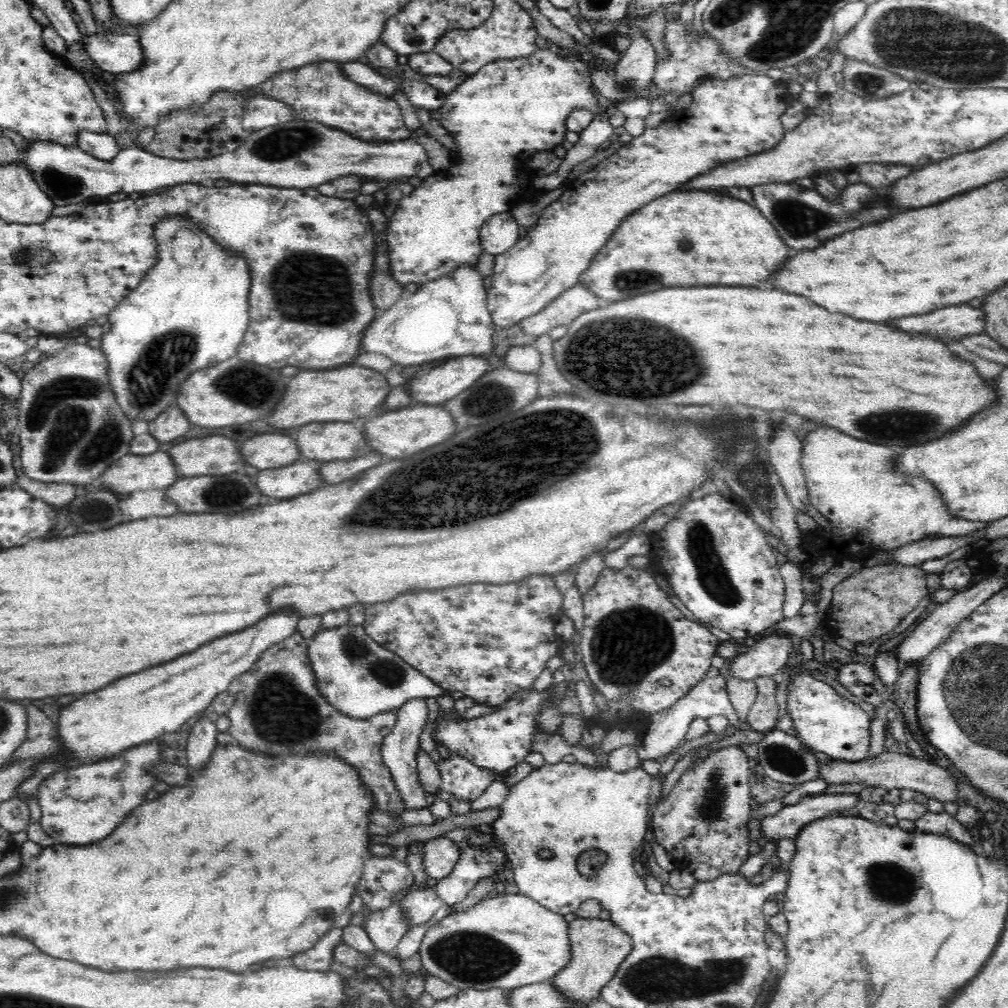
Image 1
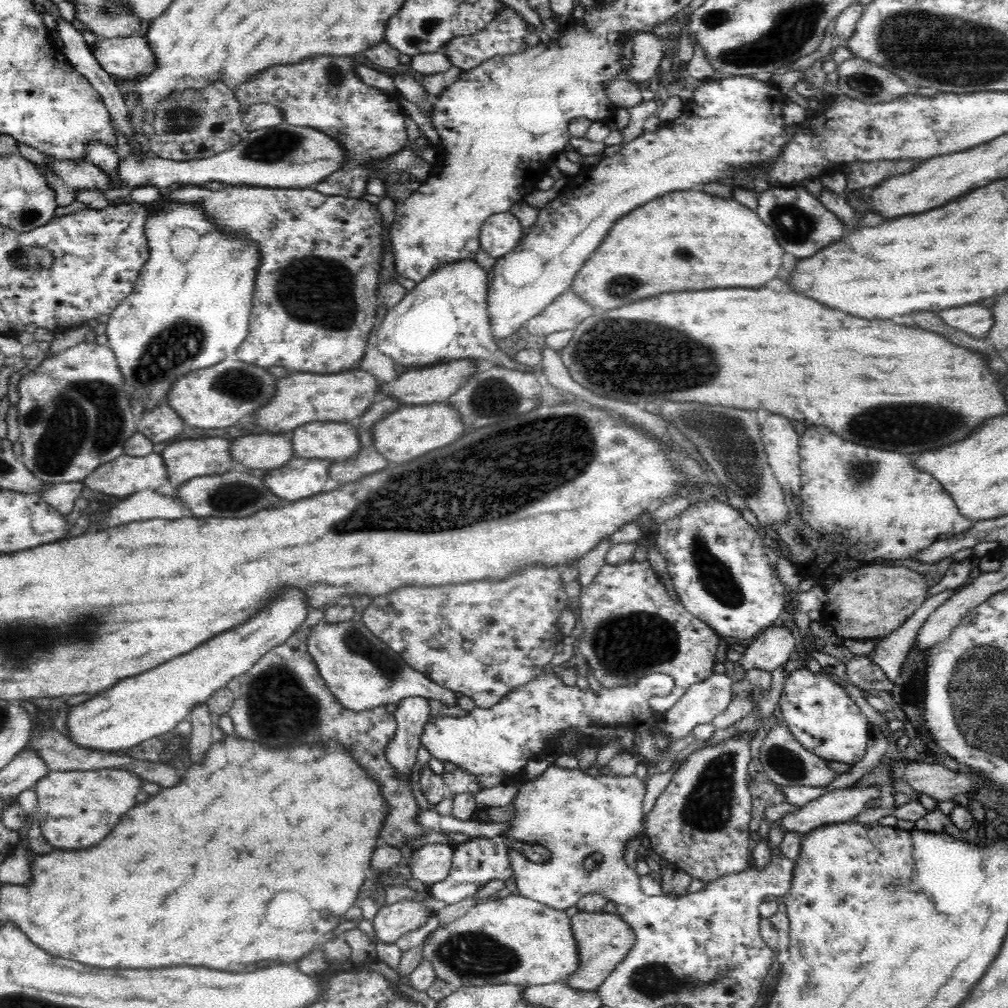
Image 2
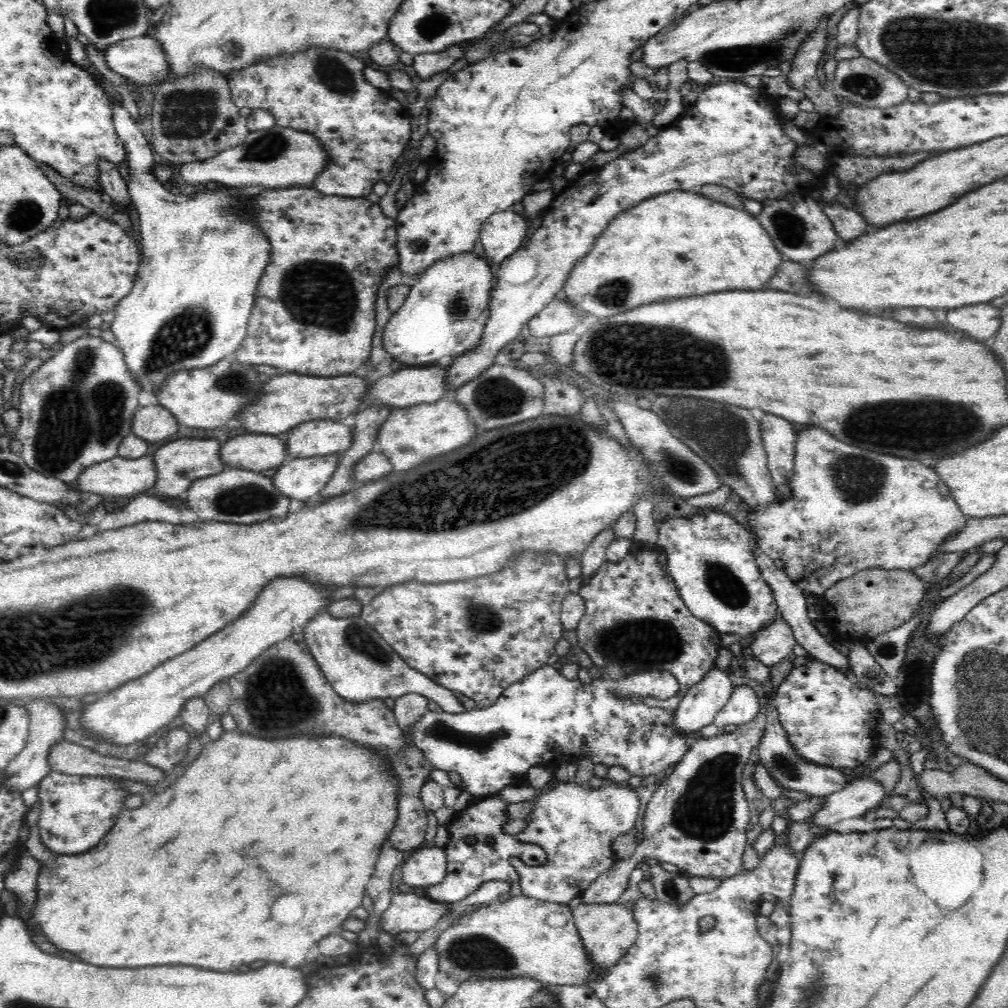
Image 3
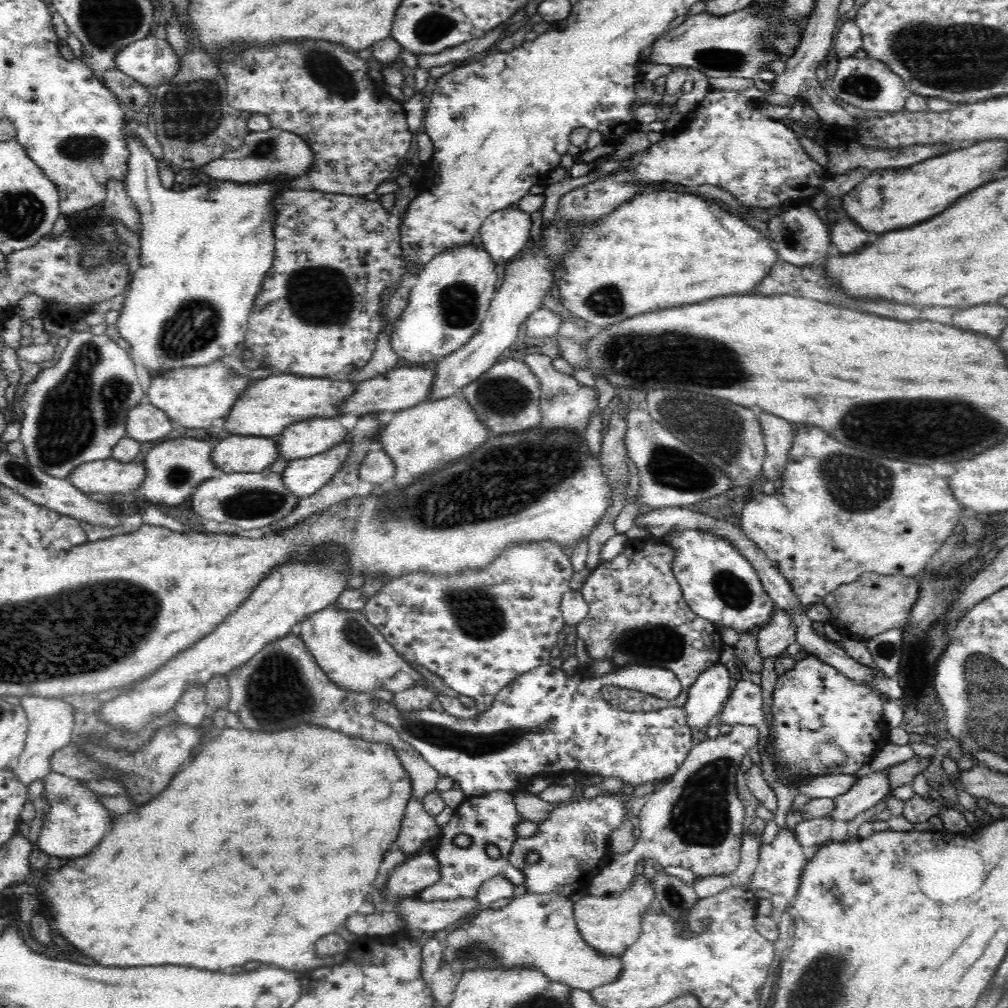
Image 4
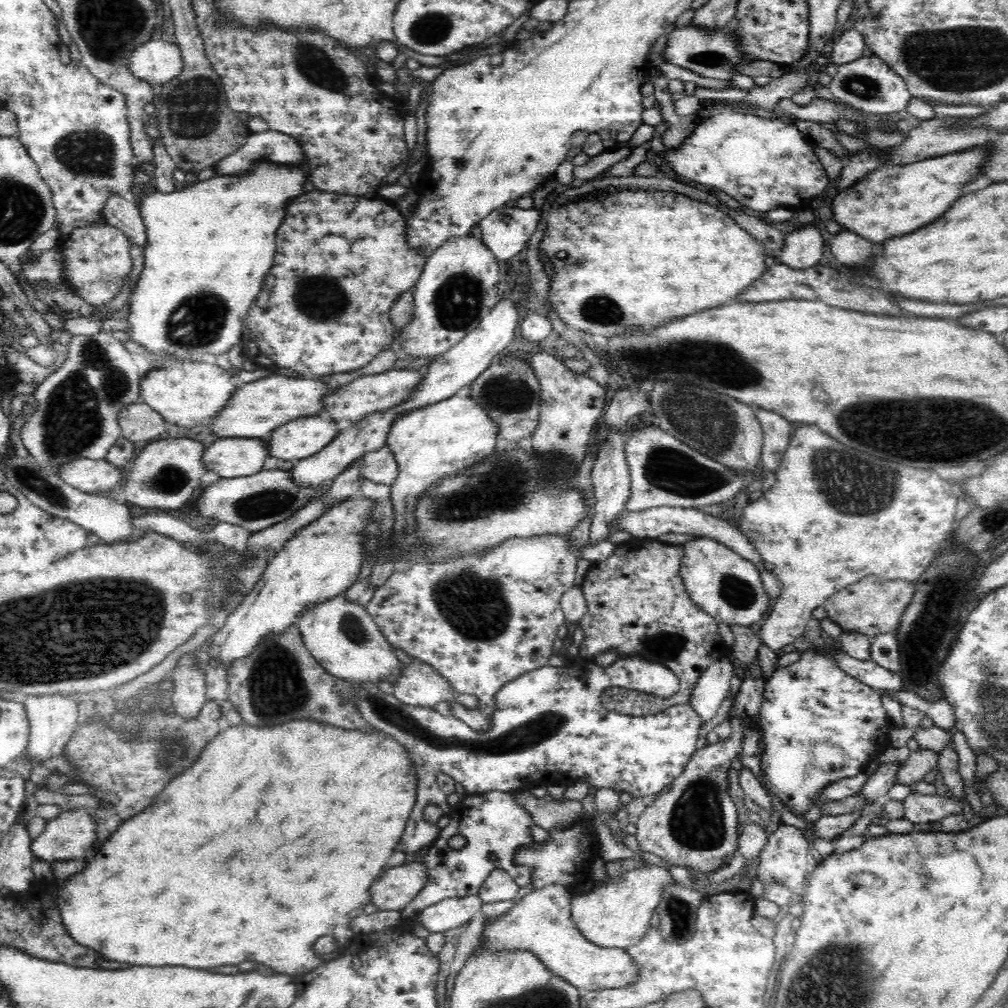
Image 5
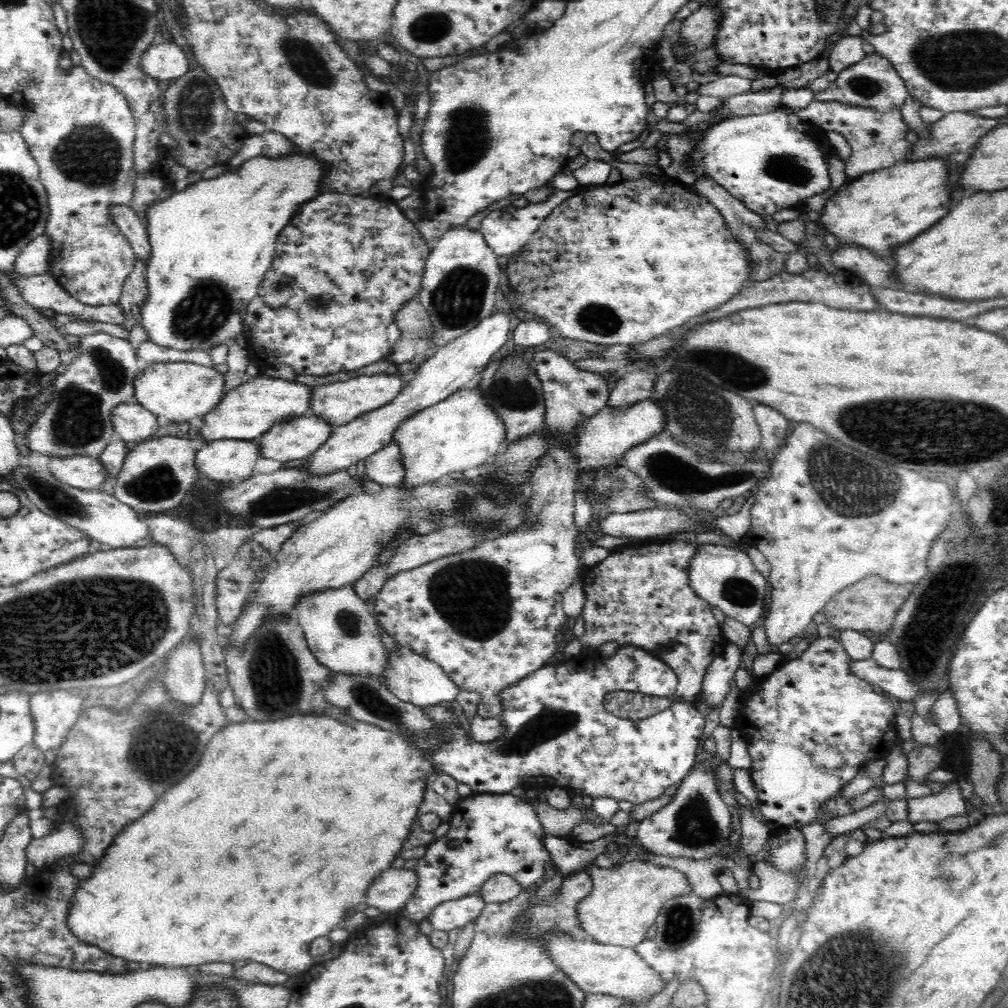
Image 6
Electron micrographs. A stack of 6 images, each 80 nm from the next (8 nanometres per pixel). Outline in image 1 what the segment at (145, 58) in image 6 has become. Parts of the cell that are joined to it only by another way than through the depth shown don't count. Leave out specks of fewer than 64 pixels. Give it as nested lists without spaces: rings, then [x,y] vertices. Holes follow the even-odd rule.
[[[99,32],[83,35],[83,51],[102,71],[113,74],[136,70],[144,60],[143,48],[136,34]]]

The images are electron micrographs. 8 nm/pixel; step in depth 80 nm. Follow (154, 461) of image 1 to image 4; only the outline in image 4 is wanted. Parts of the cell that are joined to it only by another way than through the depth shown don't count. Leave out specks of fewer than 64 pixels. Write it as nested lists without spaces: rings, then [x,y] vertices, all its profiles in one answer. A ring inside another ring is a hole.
[[[112,457],[80,464],[68,480],[85,493],[131,493],[144,484],[146,467]]]

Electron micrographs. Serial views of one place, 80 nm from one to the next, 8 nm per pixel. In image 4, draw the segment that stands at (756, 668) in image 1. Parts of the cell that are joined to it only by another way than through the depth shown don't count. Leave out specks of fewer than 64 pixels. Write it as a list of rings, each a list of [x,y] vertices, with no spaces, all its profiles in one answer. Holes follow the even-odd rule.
[[[776,607],[770,620],[756,634],[758,653],[763,660],[787,655],[787,648],[797,642],[795,634],[796,627],[791,616]]]

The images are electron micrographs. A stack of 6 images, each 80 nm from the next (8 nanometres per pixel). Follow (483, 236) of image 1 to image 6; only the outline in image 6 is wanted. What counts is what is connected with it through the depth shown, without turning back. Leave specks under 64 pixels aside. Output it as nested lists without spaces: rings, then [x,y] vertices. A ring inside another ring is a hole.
[[[571,189],[568,191],[557,190],[542,203],[528,203],[524,207],[516,207],[514,205],[507,205],[499,209],[492,209],[486,217],[482,219],[482,228],[480,232],[488,243],[488,246],[498,256],[509,256],[519,252],[524,244],[540,229],[543,220],[562,202],[569,200],[572,196],[579,194],[579,190]]]

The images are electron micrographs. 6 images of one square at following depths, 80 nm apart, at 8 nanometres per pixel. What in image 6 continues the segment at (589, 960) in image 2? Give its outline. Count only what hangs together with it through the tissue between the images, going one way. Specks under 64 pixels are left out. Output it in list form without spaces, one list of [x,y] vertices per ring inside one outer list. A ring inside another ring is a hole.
[[[630,861],[607,869],[590,865],[584,870],[593,880],[592,890],[576,905],[580,928],[596,942],[620,947],[635,947],[656,923],[666,900],[673,896],[693,893],[686,875],[678,869],[660,867],[650,861]]]

